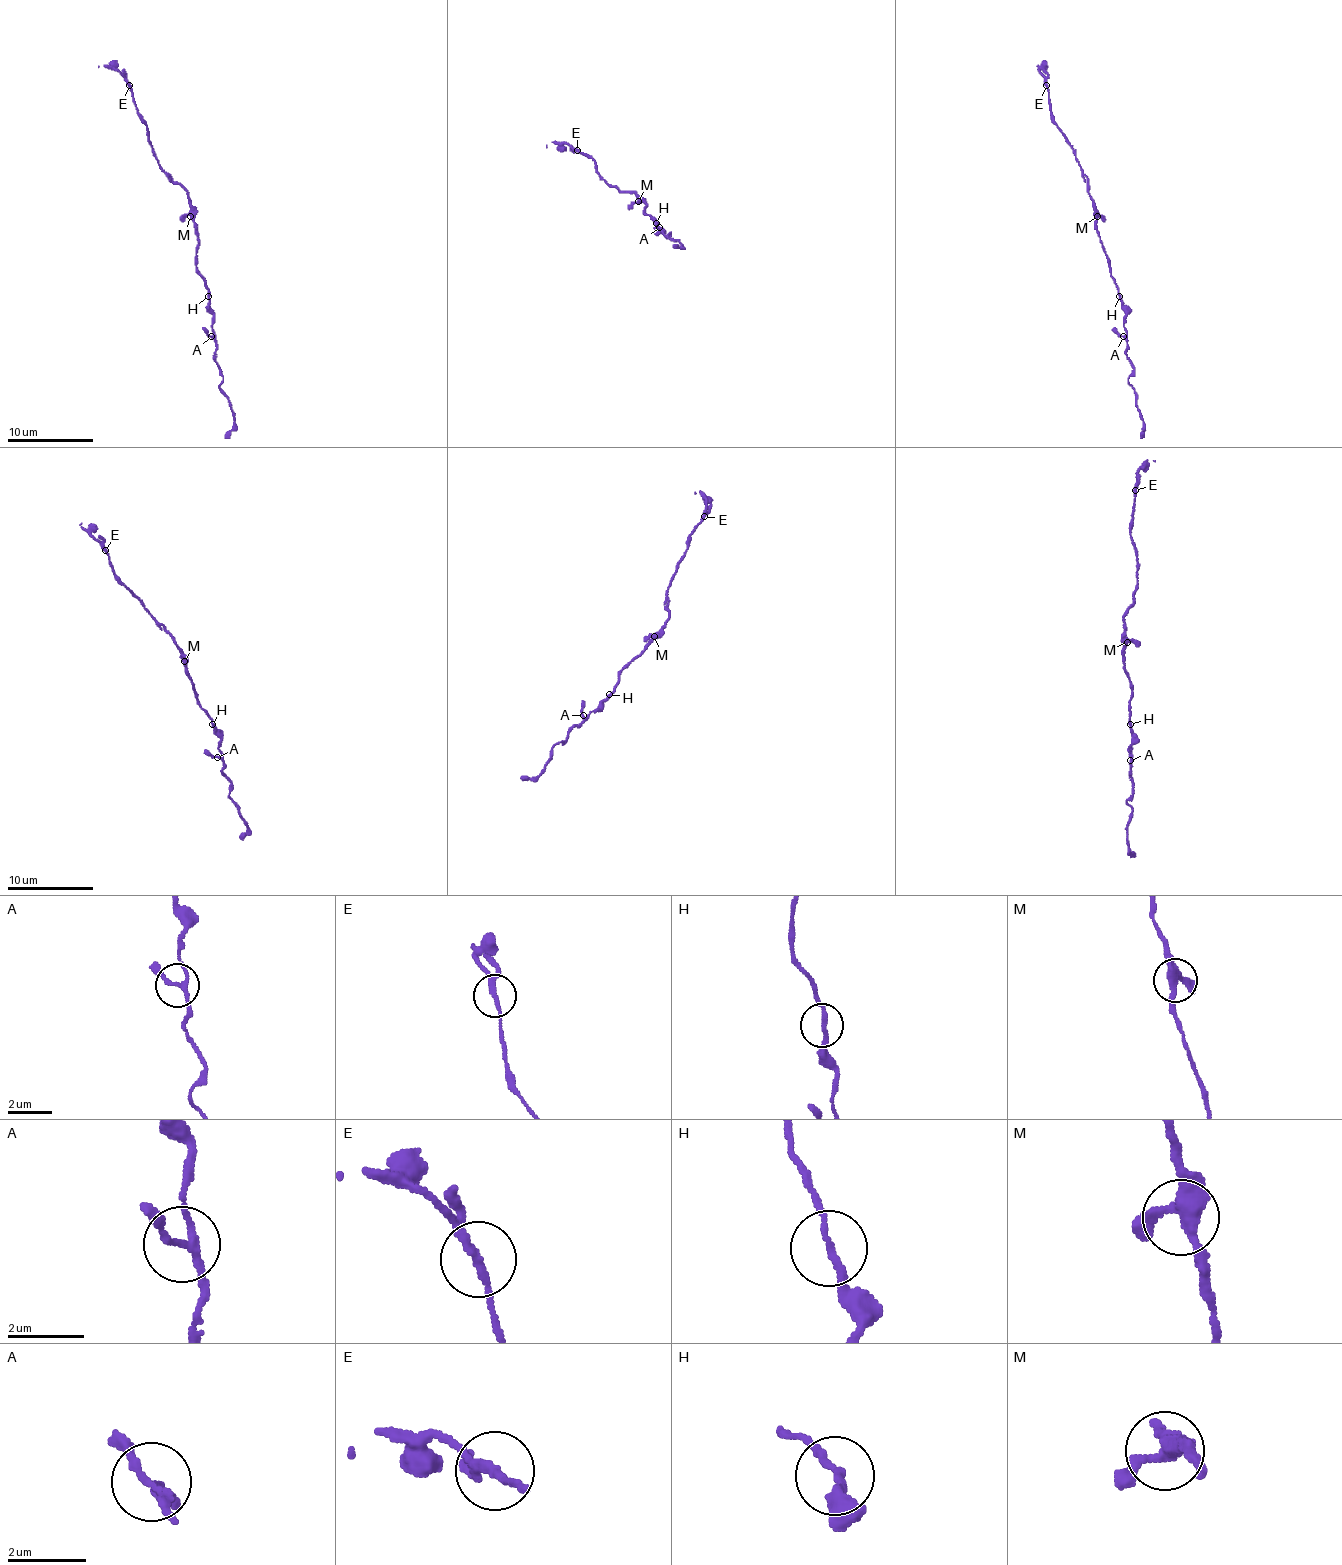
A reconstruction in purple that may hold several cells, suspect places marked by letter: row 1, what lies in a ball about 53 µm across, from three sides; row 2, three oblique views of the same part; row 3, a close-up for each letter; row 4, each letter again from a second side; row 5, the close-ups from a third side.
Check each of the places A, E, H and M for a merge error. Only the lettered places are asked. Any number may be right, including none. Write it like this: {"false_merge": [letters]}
{"false_merge": []}

